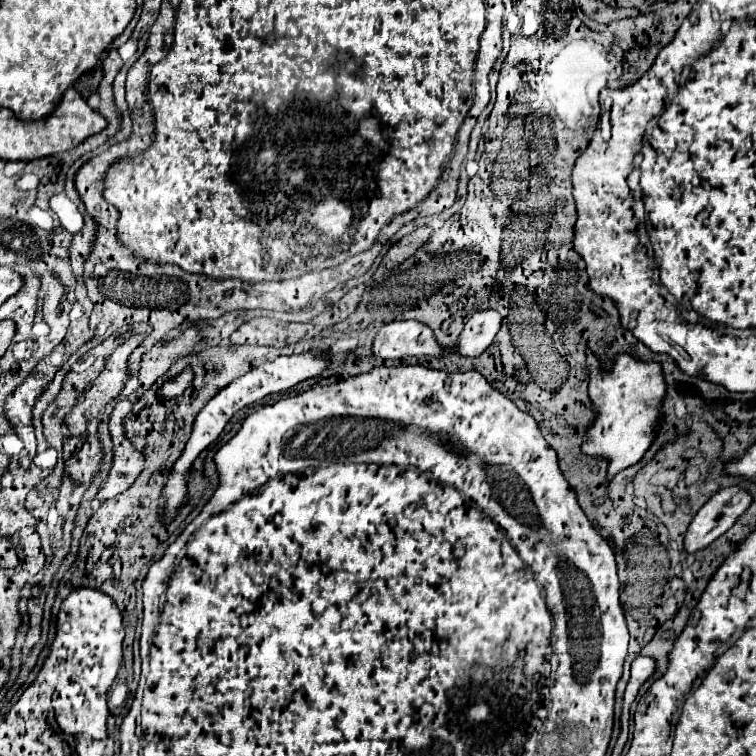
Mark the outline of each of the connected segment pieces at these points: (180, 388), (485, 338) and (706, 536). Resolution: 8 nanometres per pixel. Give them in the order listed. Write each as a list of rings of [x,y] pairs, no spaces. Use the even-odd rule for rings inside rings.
[[[187,369],[187,371],[183,371],[175,381],[165,383],[159,393],[161,393],[163,397],[175,397],[175,395],[179,395],[179,393],[185,391],[185,387],[191,383],[191,379],[193,379],[193,373],[191,373],[191,369]]]
[[[495,309],[477,311],[461,331],[453,351],[461,357],[479,357],[493,341],[501,327],[501,315]]]
[[[729,487],[715,493],[695,515],[685,533],[685,553],[697,553],[719,539],[749,507],[751,497],[739,489]]]

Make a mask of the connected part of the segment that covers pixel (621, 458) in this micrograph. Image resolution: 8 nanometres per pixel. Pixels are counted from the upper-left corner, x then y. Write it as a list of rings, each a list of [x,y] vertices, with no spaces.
[[[587,351],[587,363],[591,371],[589,397],[597,409],[595,423],[587,429],[583,437],[583,453],[605,455],[609,459],[609,479],[637,463],[649,449],[659,419],[659,405],[665,395],[665,381],[661,375],[661,365],[635,361],[629,355],[619,355],[611,371],[601,371],[597,359]]]

